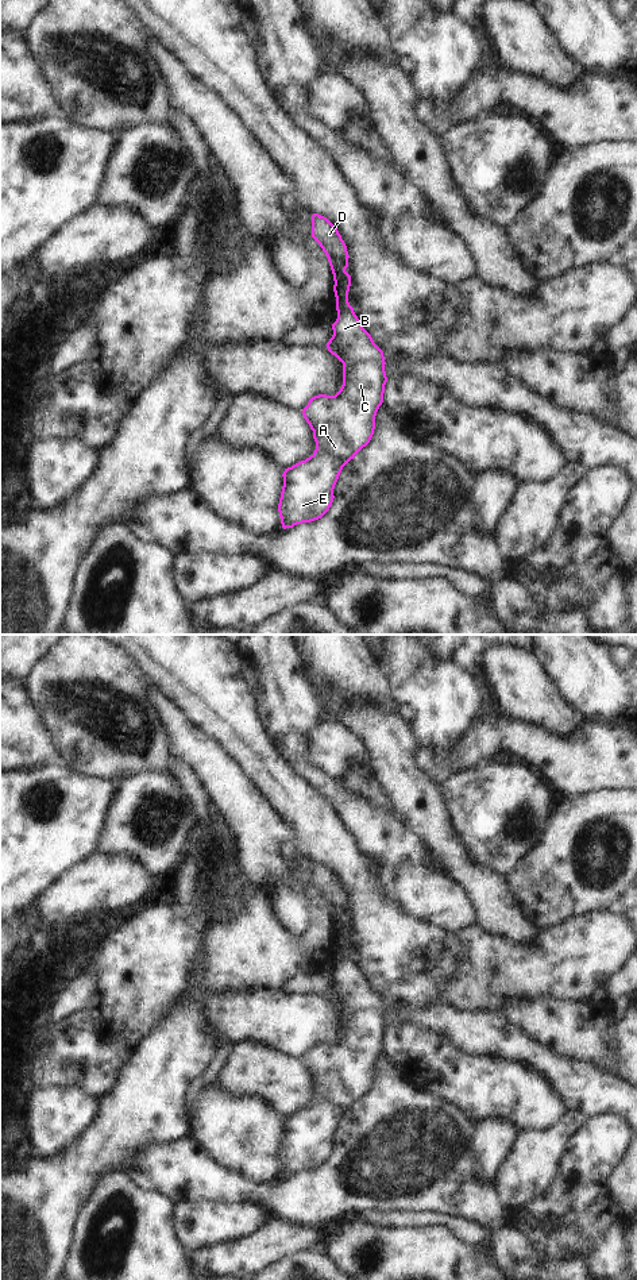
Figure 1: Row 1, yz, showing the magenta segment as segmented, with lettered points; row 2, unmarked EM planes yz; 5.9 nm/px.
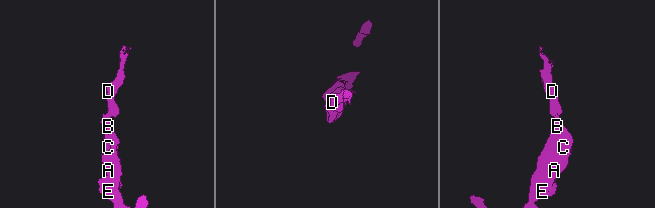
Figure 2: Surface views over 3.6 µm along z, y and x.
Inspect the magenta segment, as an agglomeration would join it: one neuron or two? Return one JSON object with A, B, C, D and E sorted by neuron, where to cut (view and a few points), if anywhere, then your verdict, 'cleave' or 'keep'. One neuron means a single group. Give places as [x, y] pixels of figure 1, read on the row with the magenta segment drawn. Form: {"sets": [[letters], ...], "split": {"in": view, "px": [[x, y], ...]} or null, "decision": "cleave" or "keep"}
{"sets": [["A", "B", "C", "E"], ["D"]], "split": {"in": "yz", "px": [[347, 300], [336, 304]]}, "decision": "cleave"}

